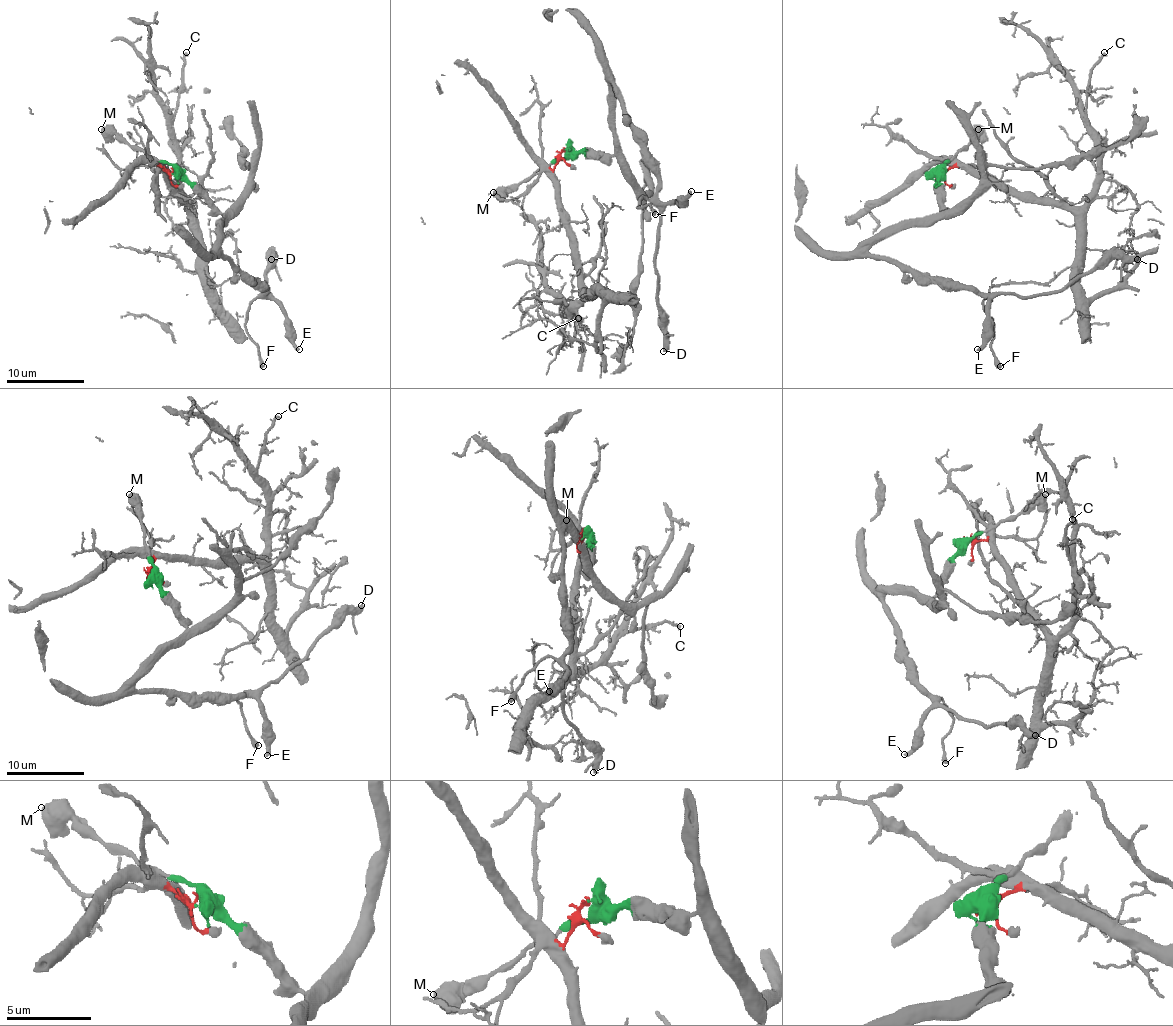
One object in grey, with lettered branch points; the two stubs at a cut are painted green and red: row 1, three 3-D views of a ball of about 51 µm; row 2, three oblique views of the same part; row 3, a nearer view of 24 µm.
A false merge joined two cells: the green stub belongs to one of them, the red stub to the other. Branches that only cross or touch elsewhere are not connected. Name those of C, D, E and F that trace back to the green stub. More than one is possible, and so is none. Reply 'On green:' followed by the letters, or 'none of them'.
On green: D, E, F

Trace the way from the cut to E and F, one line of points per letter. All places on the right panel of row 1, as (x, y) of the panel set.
E: (936, 173), (938, 214), (903, 220), (869, 251), (934, 281), (983, 293), (989, 298), (989, 338), (977, 349)
F: (936, 173), (938, 214), (903, 220), (869, 251), (934, 281), (975, 287), (985, 296), (991, 351), (1000, 367)

